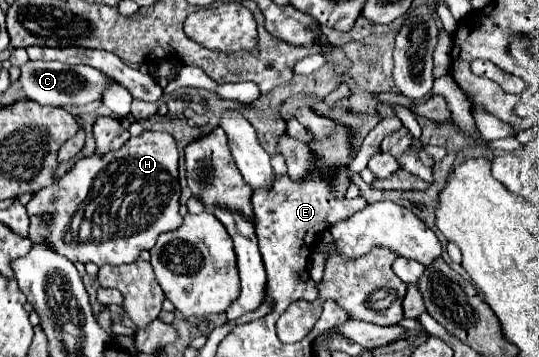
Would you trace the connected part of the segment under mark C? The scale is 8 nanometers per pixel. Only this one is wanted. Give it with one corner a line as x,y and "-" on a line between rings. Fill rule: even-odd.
27,61
21,67
21,79
25,93
29,99
39,105
87,105
101,99
103,87
109,81
109,75
93,69
89,65
65,65
59,61

